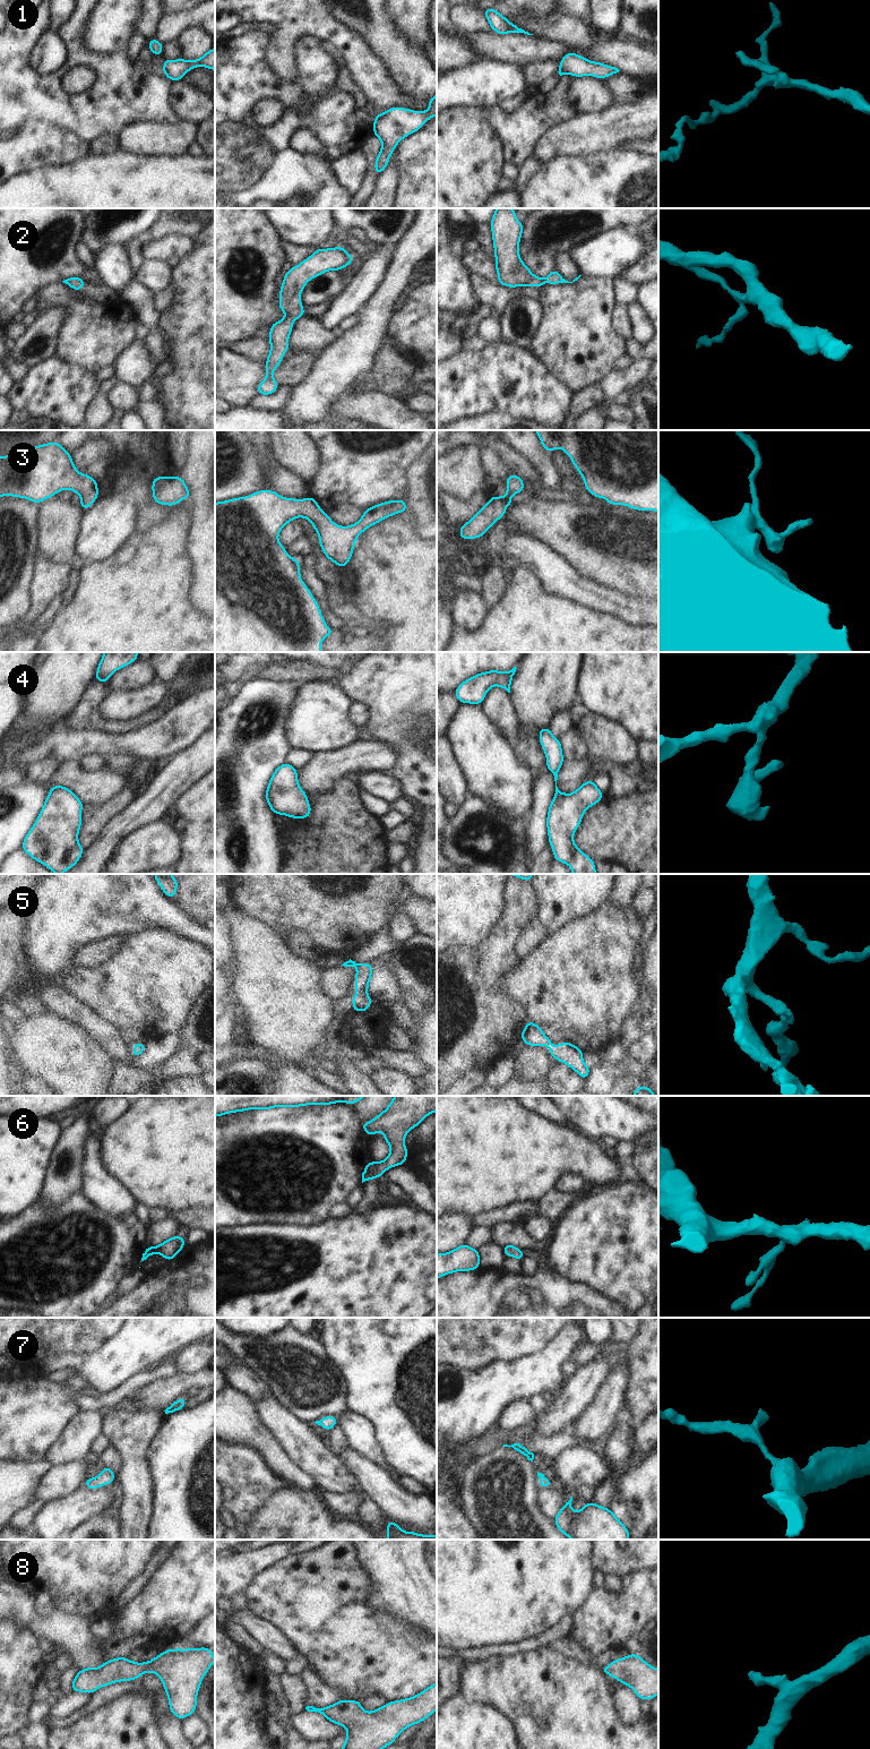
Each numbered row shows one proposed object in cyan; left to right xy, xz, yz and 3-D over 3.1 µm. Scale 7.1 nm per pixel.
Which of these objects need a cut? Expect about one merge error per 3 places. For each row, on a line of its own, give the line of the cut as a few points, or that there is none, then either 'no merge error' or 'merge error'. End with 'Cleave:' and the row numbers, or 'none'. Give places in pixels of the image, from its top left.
1: no cut; no merge error
2: no cut; no merge error
3: no cut; no merge error
4: no cut; no merge error
5: no cut; no merge error
6: no cut; no merge error
7: no cut; no merge error
8: no cut; no merge error
Cleave: none

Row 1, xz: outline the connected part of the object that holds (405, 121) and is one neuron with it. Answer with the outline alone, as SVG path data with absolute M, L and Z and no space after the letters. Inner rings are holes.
M437 94L429 100L429 109L427 111L413 111L411 109L393 106L374 117L372 123L373 136L381 140L381 149L374 163L377 175L387 168L391 153L398 143L420 130L434 115L437 115Z

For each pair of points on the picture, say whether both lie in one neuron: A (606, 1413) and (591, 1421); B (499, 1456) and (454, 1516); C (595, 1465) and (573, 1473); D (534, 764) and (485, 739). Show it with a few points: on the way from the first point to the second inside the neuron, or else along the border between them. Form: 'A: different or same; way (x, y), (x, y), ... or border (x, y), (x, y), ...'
A: same; way (603, 1413), (594, 1421)
B: different; border (461, 1506), (475, 1527)
C: same; way (589, 1465), (580, 1465), (578, 1467)
D: different; border (511, 744), (516, 757), (536, 772)

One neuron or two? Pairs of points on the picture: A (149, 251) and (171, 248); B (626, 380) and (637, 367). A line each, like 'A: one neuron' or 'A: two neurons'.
A: one neuron
B: one neuron

